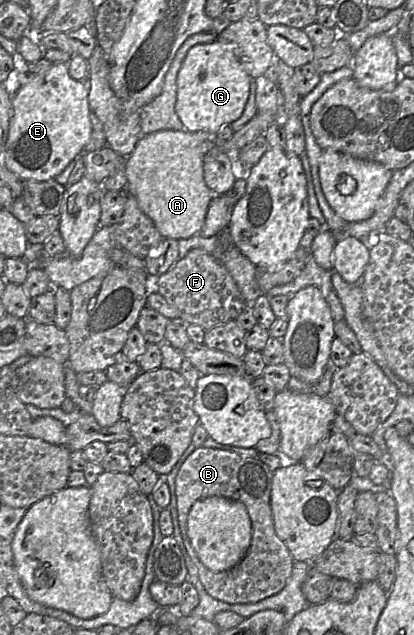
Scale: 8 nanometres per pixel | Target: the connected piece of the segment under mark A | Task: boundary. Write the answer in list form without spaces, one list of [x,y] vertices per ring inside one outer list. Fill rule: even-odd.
[[[256,114],[227,140],[198,131],[160,130],[142,135],[125,161],[127,191],[136,198],[139,208],[153,221],[162,237],[176,240],[191,238],[200,233],[214,196],[204,180],[206,153],[214,147],[219,148],[229,156],[235,178],[247,180],[249,169],[236,163],[239,151],[256,137],[265,136],[269,125],[276,120],[283,118],[278,114]]]

